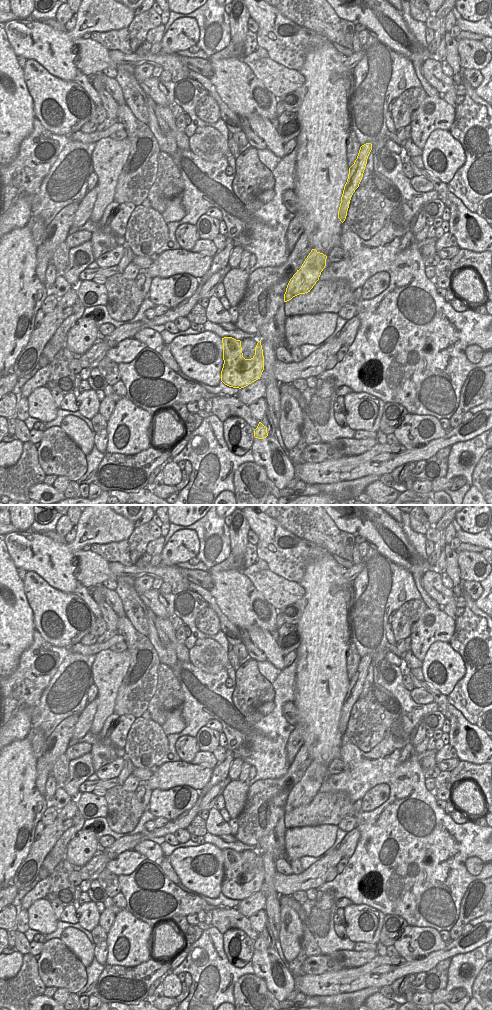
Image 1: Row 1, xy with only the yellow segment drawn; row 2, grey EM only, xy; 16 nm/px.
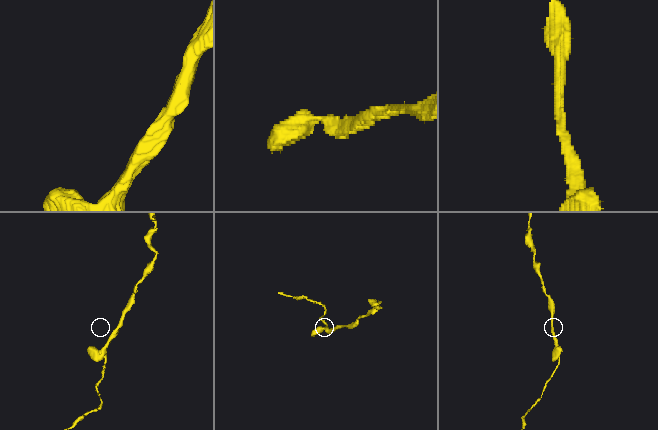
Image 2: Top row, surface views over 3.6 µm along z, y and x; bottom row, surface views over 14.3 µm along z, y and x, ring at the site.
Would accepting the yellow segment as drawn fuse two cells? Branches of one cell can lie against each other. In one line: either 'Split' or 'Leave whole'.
Leave whole

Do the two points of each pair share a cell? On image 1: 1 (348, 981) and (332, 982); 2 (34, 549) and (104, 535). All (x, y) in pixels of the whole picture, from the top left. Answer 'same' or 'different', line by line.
1: same
2: same

